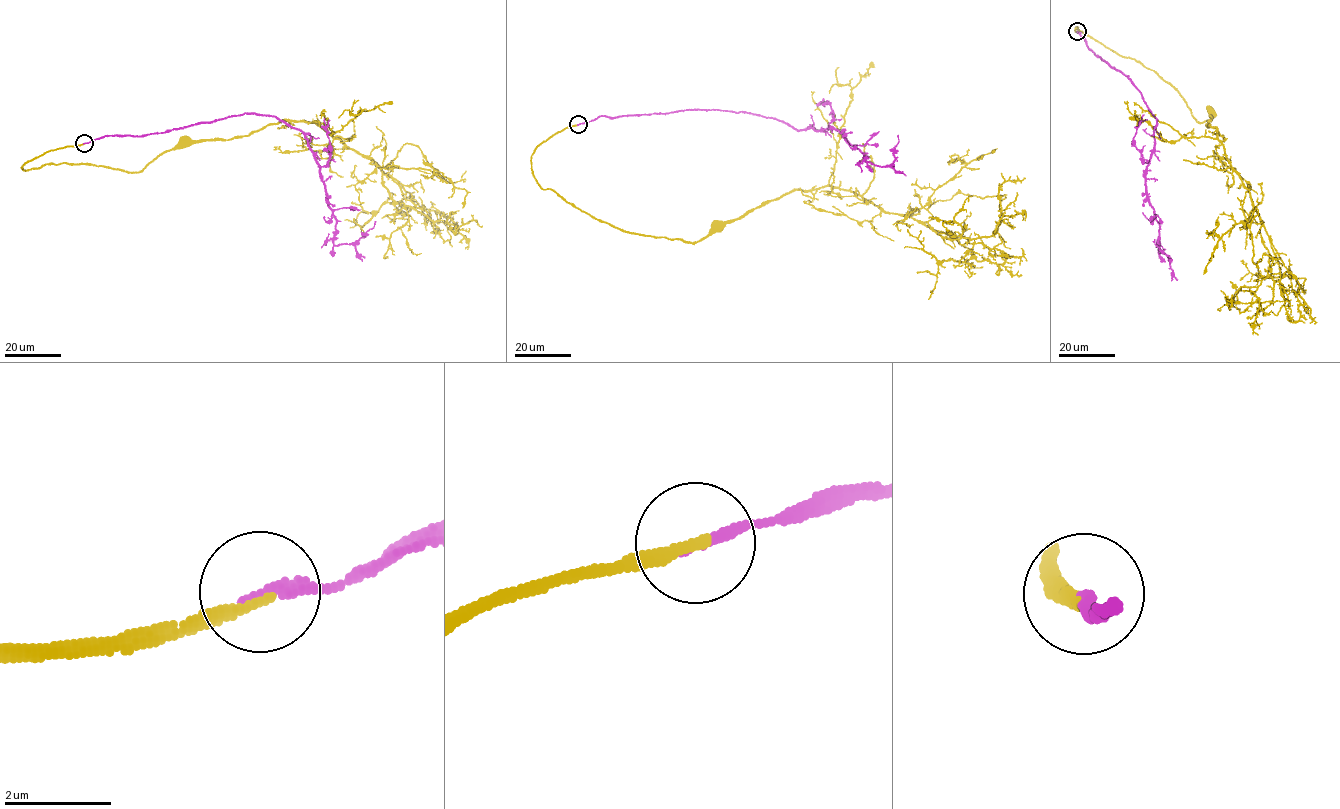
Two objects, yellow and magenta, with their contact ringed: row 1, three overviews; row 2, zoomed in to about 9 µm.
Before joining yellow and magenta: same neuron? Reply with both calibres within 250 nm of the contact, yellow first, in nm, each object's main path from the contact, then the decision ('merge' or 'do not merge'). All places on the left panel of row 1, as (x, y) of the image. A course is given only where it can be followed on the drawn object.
220 nm thick on the yellow side, 220 nm on the other; yellow runs (84, 143), (51, 150), (21, 167), (26, 170), (64, 162), (142, 171), (165, 152), (184, 142); magenta runs (84, 143), (247, 113), (275, 116), (305, 135), (319, 166), (335, 219), (334, 244), (354, 243), (375, 221); merge

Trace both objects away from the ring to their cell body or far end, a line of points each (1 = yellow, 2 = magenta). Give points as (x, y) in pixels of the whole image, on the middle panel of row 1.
1: (578, 124), (537, 145), (531, 165), (543, 189), (552, 189), (597, 219), (632, 234), (694, 243), (717, 226)
2: (578, 124), (606, 116), (745, 111), (796, 129), (834, 129), (866, 161), (883, 166), (895, 158), (898, 135)

